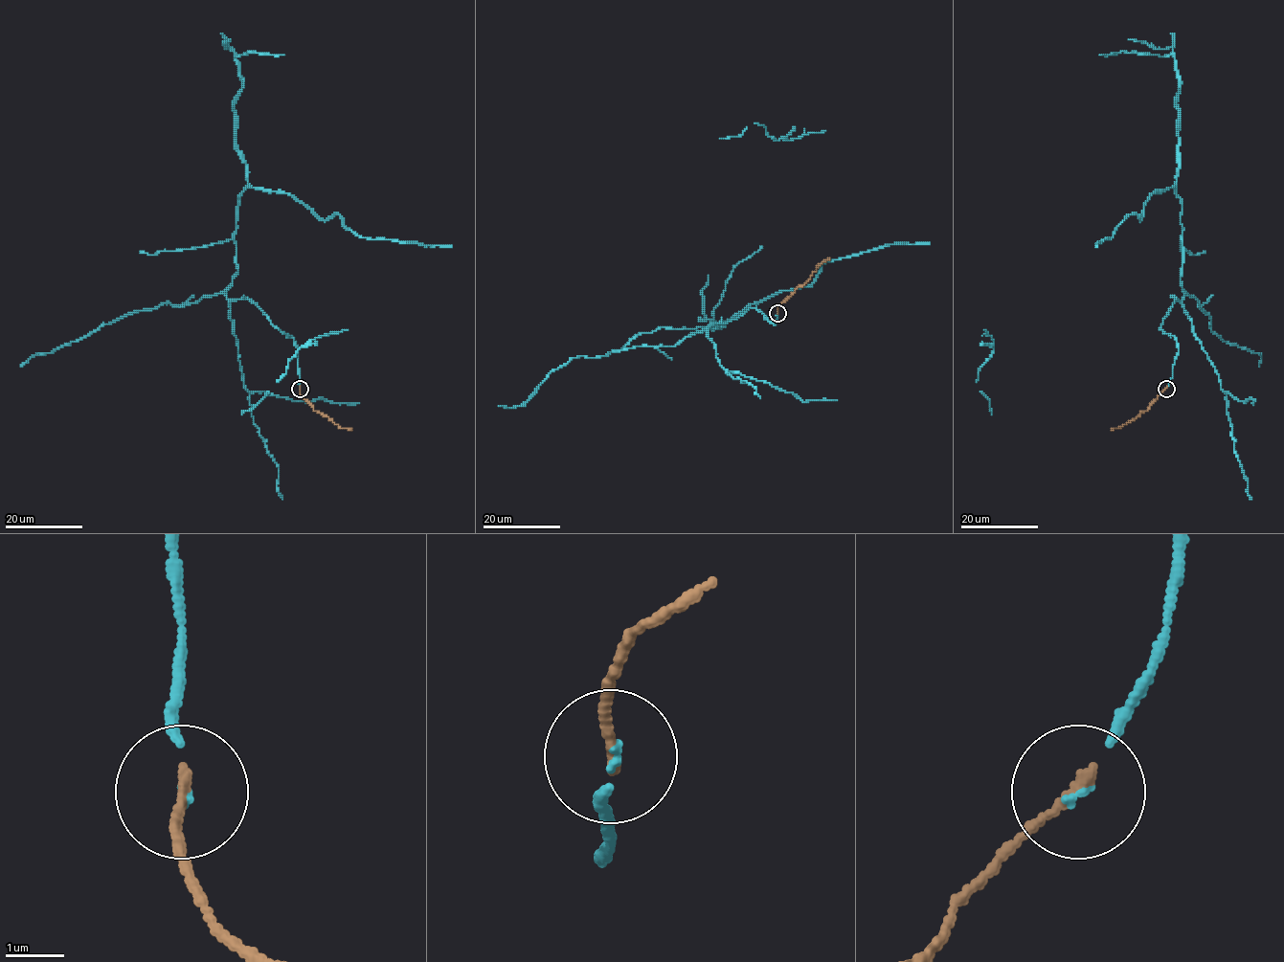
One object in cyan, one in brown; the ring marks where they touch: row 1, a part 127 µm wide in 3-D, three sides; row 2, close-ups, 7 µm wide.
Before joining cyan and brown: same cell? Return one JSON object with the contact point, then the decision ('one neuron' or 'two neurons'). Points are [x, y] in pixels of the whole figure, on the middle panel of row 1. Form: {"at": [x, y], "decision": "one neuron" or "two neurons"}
{"at": [777, 313], "decision": "one neuron"}

